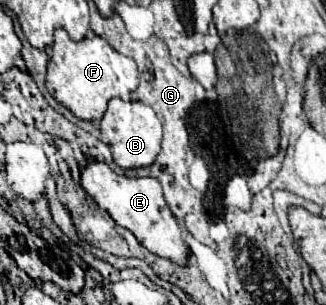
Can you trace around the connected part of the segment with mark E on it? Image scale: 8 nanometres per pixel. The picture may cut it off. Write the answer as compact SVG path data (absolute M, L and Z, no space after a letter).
M88 159L88 165L82 167L82 187L100 205L100 209L110 213L118 225L130 229L138 243L142 243L142 247L146 247L150 253L170 259L178 265L188 265L190 249L164 199L162 185L156 179L126 179L124 175L116 175L106 163Z

